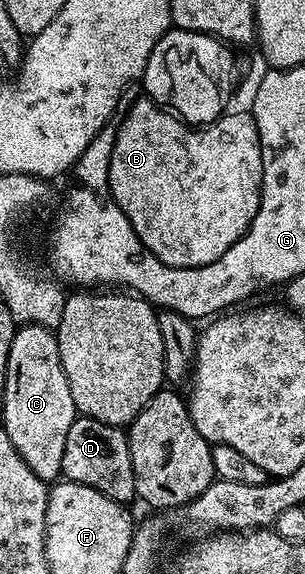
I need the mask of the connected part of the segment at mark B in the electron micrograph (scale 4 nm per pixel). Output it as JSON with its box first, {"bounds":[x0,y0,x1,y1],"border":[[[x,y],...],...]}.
{"bounds":[108,99,264,269],"border":[[[143,99],[136,101],[128,109],[128,114],[116,125],[116,138],[110,155],[110,167],[108,168],[108,192],[118,203],[118,207],[126,215],[128,223],[134,227],[138,239],[160,261],[168,266],[176,268],[193,269],[198,266],[206,266],[215,259],[221,258],[238,239],[242,239],[252,226],[254,215],[260,206],[260,186],[264,184],[264,164],[262,163],[262,151],[260,150],[260,130],[256,127],[256,121],[247,112],[225,112],[218,120],[203,127],[185,125],[178,117],[172,116],[167,109],[160,108],[155,101]]]}

